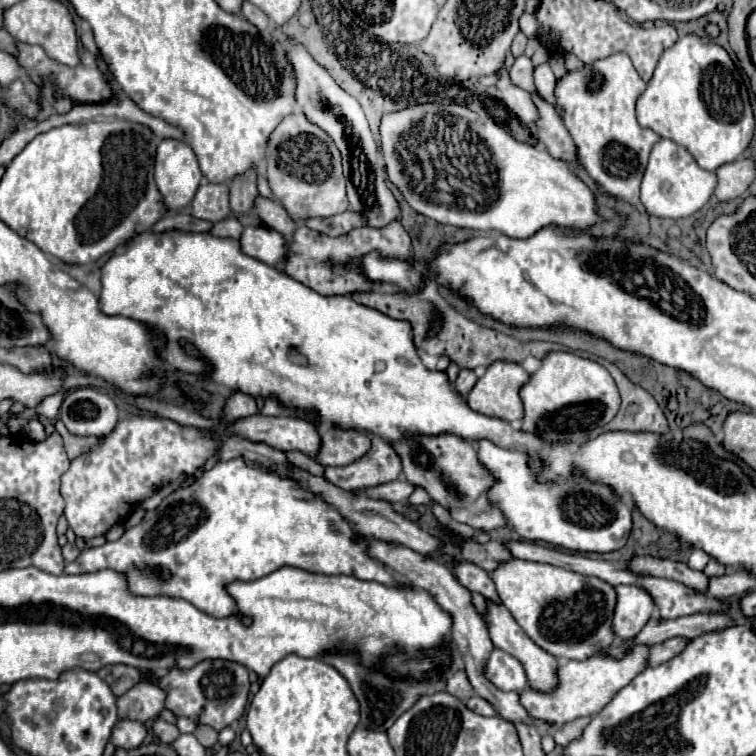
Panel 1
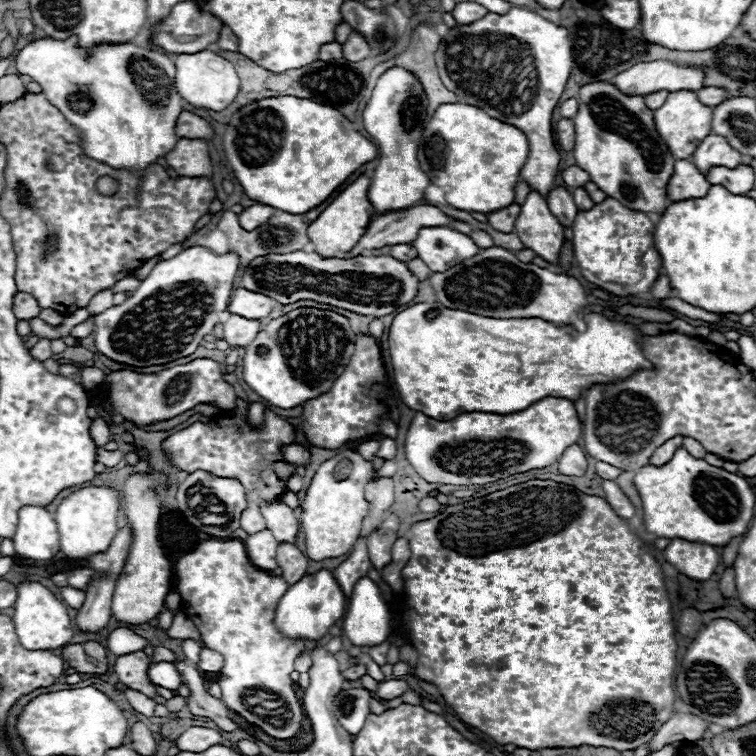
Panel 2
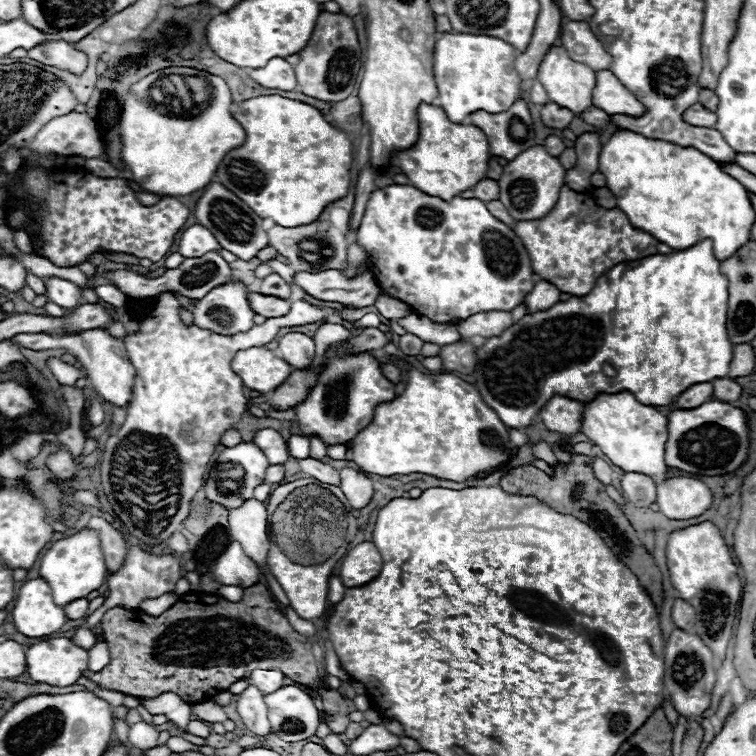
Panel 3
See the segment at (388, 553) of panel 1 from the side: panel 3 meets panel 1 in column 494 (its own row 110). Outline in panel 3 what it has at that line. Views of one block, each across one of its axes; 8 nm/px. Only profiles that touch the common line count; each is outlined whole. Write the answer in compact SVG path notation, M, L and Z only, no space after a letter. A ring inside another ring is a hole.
M696 102L694 106L690 106L690 108L684 112L682 118L684 118L688 124L700 126L700 128L714 128L714 124L716 124L716 120L718 120L716 112L706 110L700 102Z

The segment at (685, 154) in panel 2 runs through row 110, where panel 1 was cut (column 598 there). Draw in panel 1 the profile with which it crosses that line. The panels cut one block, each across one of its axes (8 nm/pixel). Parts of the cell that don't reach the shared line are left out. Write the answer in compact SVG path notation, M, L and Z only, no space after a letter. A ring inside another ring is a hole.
M634 644L624 652L622 658L614 658L606 652L606 654L594 654L592 658L582 662L568 660L558 668L560 686L552 694L538 694L536 690L526 688L520 692L520 702L532 718L542 718L554 726L562 726L582 716L594 716L614 698L618 690L628 686L640 672L646 670L648 652L650 652L650 646Z

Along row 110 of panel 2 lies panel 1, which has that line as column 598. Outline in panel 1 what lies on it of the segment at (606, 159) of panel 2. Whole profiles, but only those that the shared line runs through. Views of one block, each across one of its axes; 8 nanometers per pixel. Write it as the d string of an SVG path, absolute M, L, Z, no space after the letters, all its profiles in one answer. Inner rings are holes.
M518 558L502 562L490 576L502 604L510 610L526 636L548 654L566 660L586 660L616 642L612 630L616 590L612 584L596 576Z

